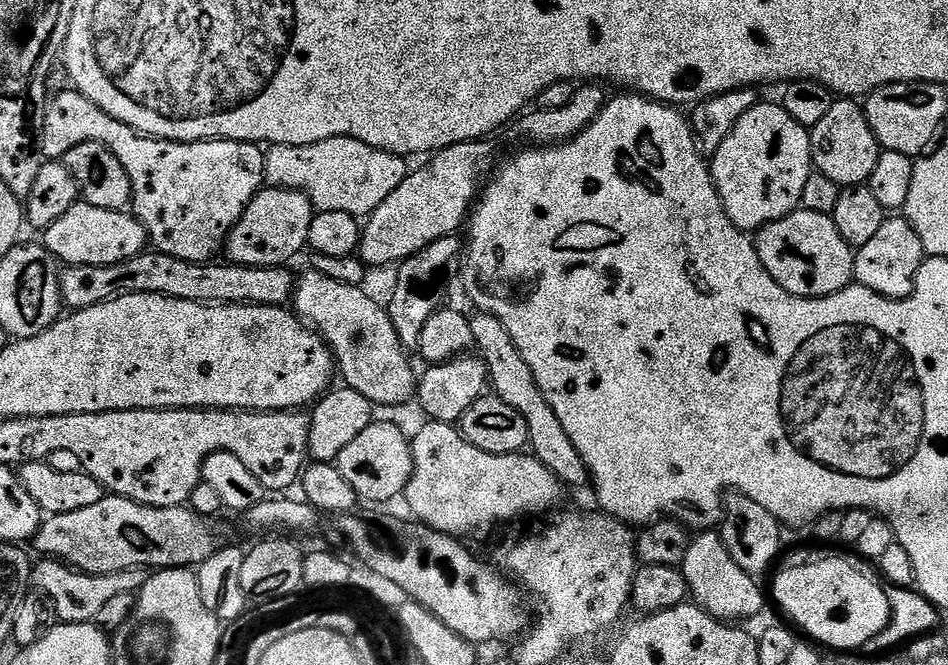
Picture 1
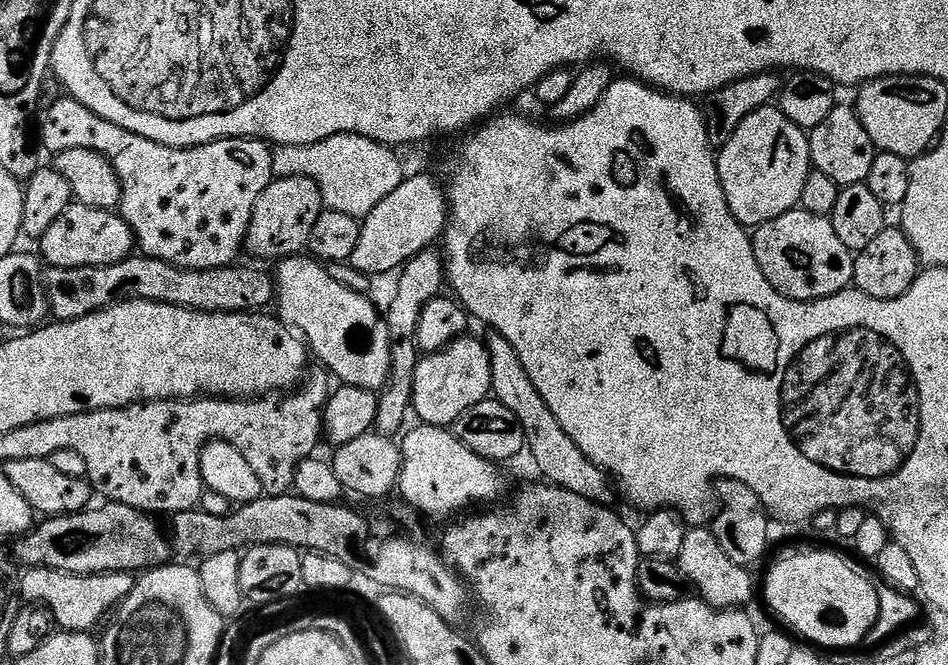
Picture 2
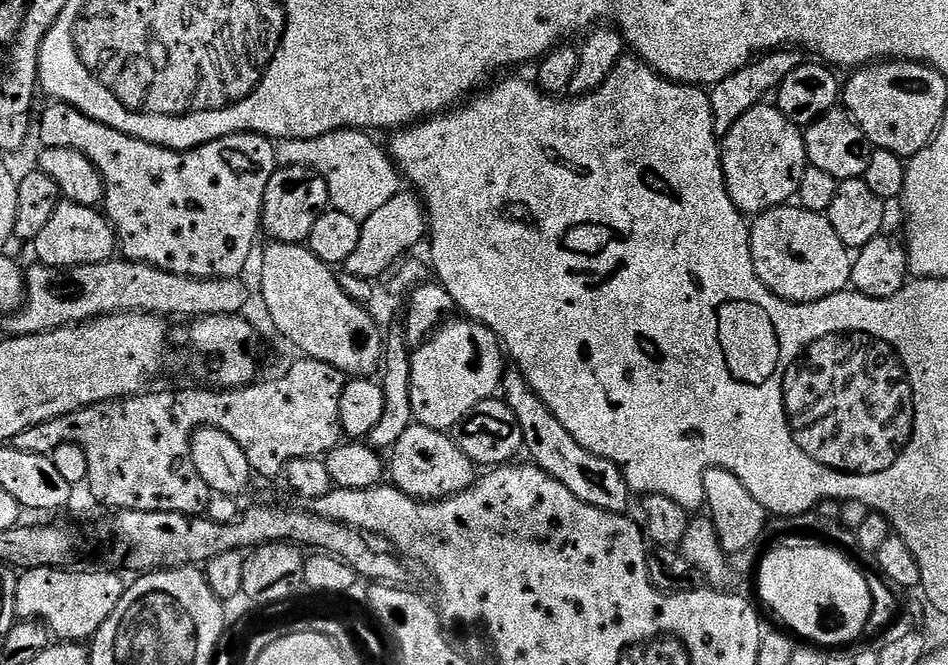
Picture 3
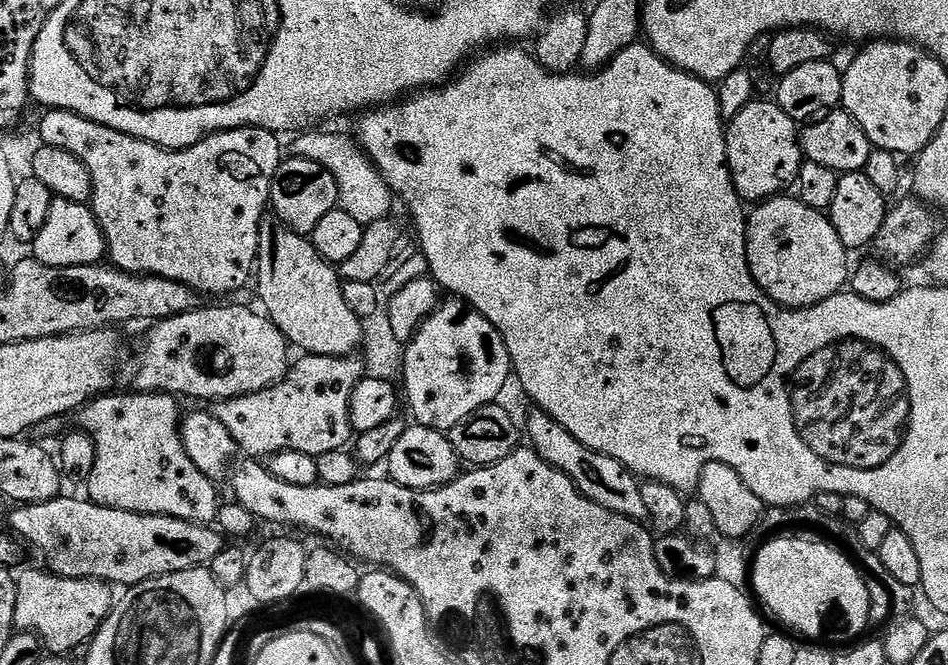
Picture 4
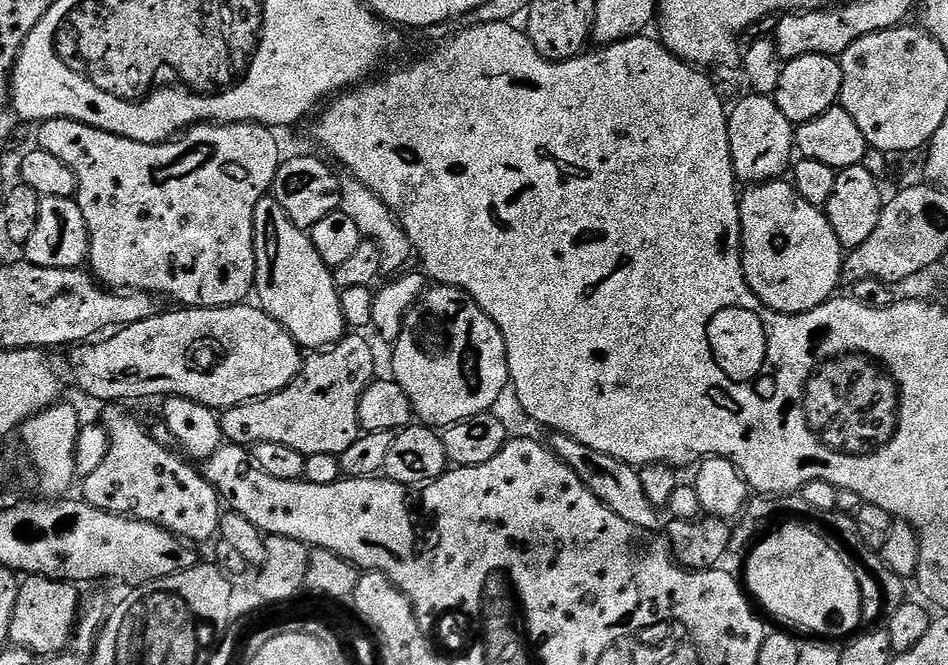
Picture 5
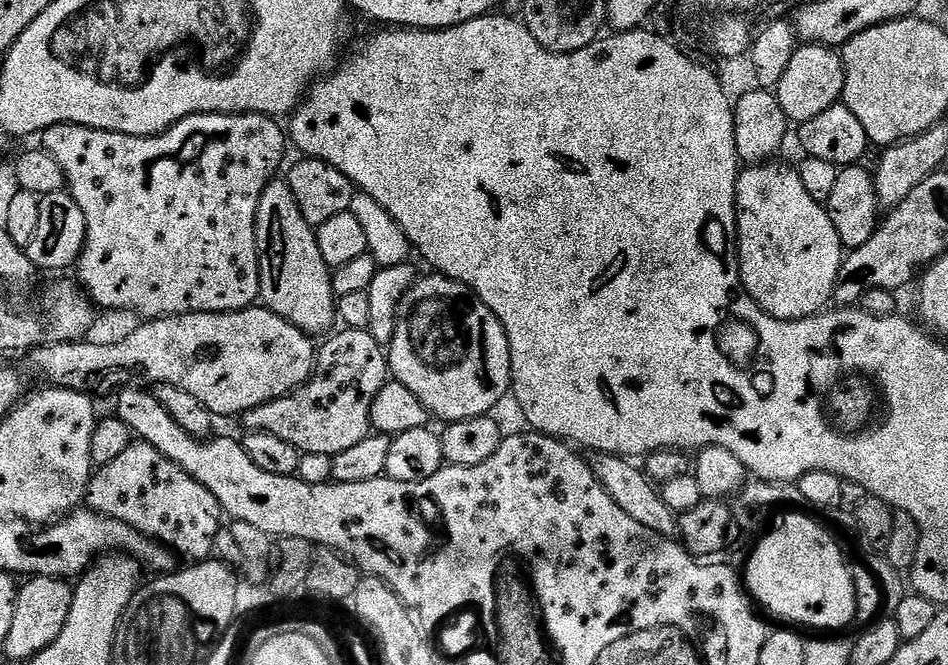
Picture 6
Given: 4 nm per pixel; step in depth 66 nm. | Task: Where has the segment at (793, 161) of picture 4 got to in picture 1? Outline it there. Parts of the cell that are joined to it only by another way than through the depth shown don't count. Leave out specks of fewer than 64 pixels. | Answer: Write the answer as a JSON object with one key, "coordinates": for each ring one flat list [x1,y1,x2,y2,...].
{"coordinates":[[757,102,726,134,726,142,711,153,712,181,722,206,736,228,752,234,800,208,806,178,814,170,812,138,779,103]]}

